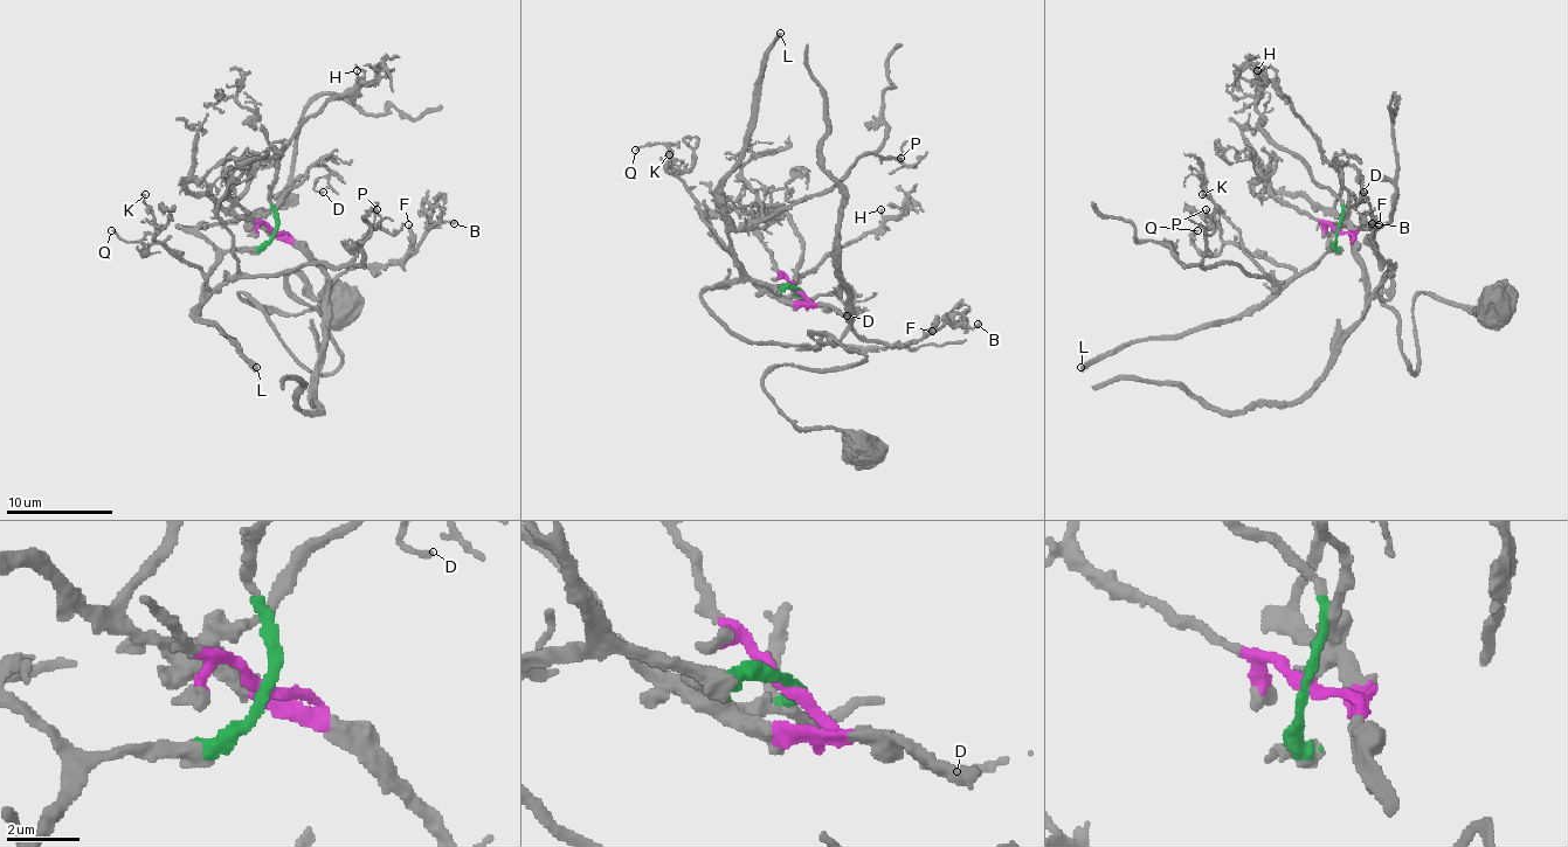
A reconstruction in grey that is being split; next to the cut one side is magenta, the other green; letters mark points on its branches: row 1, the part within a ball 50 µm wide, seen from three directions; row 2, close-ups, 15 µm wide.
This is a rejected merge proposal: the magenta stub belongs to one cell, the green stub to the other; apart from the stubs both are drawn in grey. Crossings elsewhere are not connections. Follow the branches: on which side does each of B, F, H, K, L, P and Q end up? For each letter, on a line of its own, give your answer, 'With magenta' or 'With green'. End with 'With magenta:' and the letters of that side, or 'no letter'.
B: With magenta
F: With magenta
H: With magenta
K: With green
L: With green
P: With green
Q: With green
With magenta: B, F, H

